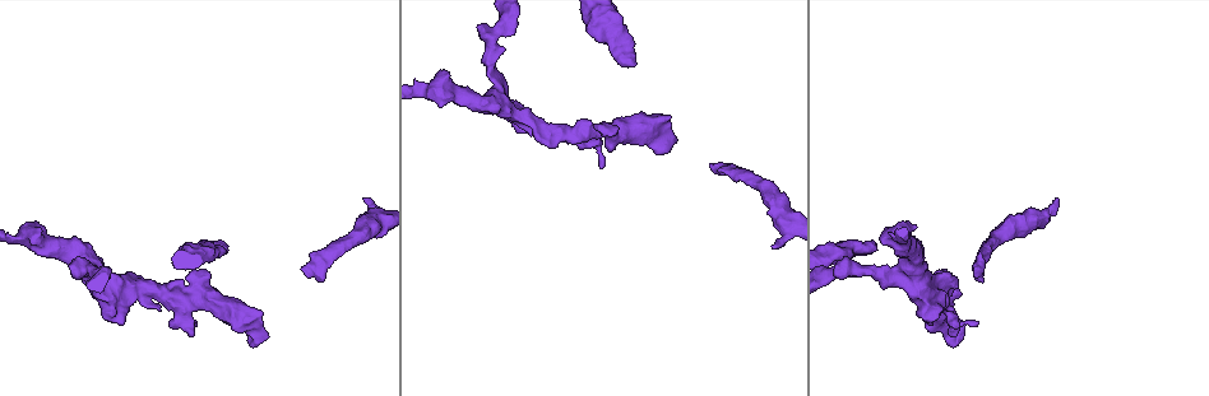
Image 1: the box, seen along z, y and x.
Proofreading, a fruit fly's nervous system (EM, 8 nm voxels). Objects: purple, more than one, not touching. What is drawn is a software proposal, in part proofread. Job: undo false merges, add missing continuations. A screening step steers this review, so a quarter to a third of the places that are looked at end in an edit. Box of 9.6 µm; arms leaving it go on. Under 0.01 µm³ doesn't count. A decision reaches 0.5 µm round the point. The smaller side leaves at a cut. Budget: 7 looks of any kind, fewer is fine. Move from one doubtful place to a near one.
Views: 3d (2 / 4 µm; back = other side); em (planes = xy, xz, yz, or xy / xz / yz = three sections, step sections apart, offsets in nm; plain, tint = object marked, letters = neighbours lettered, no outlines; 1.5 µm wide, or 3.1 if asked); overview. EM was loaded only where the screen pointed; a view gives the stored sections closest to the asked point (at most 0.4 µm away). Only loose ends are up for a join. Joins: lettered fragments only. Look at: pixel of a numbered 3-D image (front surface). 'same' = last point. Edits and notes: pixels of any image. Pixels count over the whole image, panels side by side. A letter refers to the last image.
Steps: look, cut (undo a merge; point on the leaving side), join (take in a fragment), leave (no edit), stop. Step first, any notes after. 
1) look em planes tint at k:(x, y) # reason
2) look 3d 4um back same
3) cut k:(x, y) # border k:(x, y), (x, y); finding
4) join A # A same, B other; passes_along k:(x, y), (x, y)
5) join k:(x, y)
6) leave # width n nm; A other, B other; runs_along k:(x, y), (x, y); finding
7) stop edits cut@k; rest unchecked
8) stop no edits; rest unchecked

look em planes letters at 1:(601, 126) # an open end

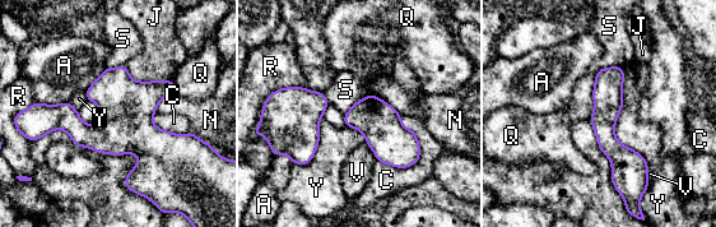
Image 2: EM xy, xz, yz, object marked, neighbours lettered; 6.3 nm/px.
leave # longest_contact Y 650 nm; A other, C other, J other, N other, Q other, R other, S other, V other, Y other; no lettered fragment goes on from it

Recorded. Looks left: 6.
look em planes letters at 1:(227, 246) # free end

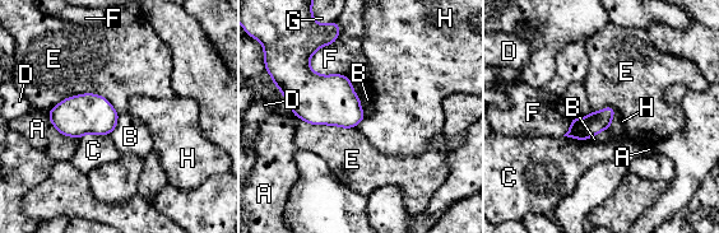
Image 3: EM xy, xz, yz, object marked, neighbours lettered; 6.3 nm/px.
leave # A other, B other, C other, D other, E other, F other, G other, H other; border 3:(47, 111), (96, 93), (119, 115); none of them fits

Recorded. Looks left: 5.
look em xy step 8 letters at 1:(973, 269) # branch stops here

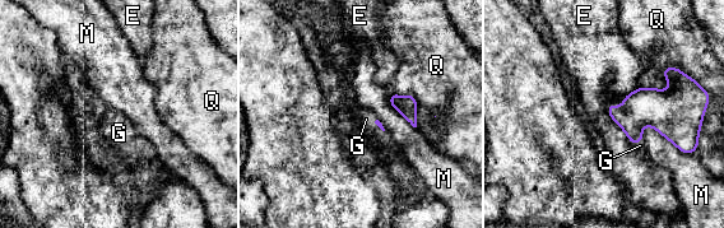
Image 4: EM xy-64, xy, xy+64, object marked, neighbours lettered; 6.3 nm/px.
look em planes letters same # another direction

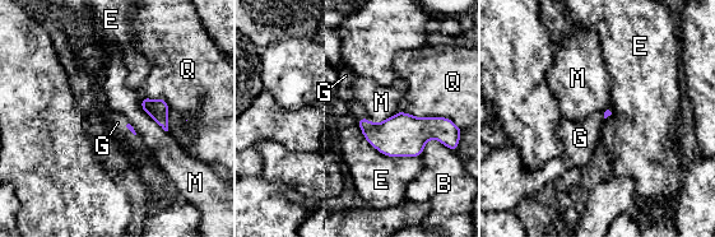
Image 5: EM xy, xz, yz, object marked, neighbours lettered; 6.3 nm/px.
join G # B other, E other, G same, M other, Q other; passes_along 5:(397, 136), (362, 117), (343, 88); it goes on there

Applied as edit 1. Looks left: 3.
stop edits join@5; rest unchecked

